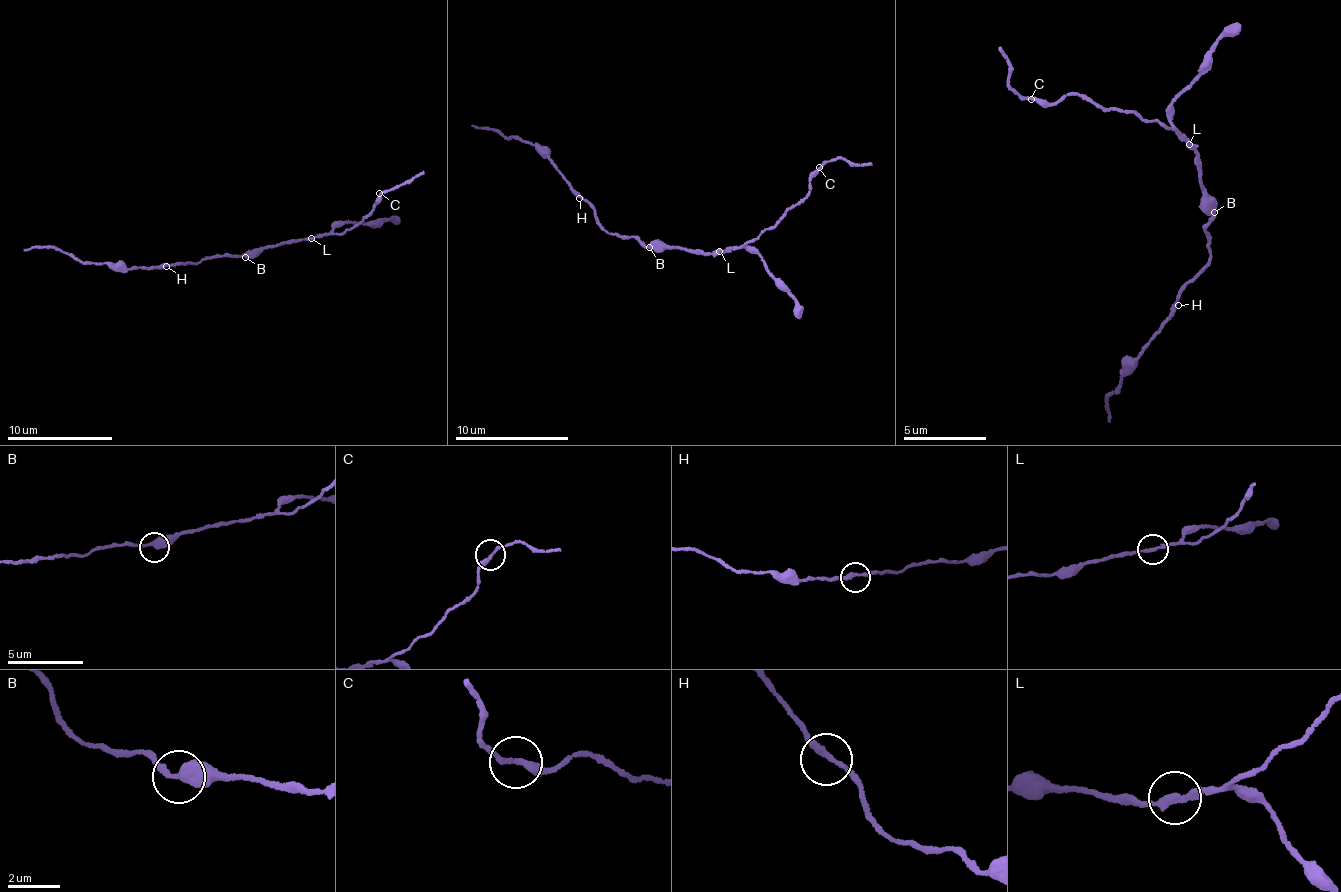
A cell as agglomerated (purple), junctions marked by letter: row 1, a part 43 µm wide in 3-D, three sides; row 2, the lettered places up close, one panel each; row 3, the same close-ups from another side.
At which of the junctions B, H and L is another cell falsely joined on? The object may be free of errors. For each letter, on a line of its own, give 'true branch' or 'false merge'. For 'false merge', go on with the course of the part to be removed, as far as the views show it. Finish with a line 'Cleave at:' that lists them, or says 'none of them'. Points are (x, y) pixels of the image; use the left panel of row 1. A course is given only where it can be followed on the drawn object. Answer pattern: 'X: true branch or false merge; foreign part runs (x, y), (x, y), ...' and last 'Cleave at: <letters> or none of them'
B: true branch
H: true branch
L: false merge; foreign part runs (310, 237), (346, 231), (361, 224), (385, 192), (423, 172)
Cleave at: L

